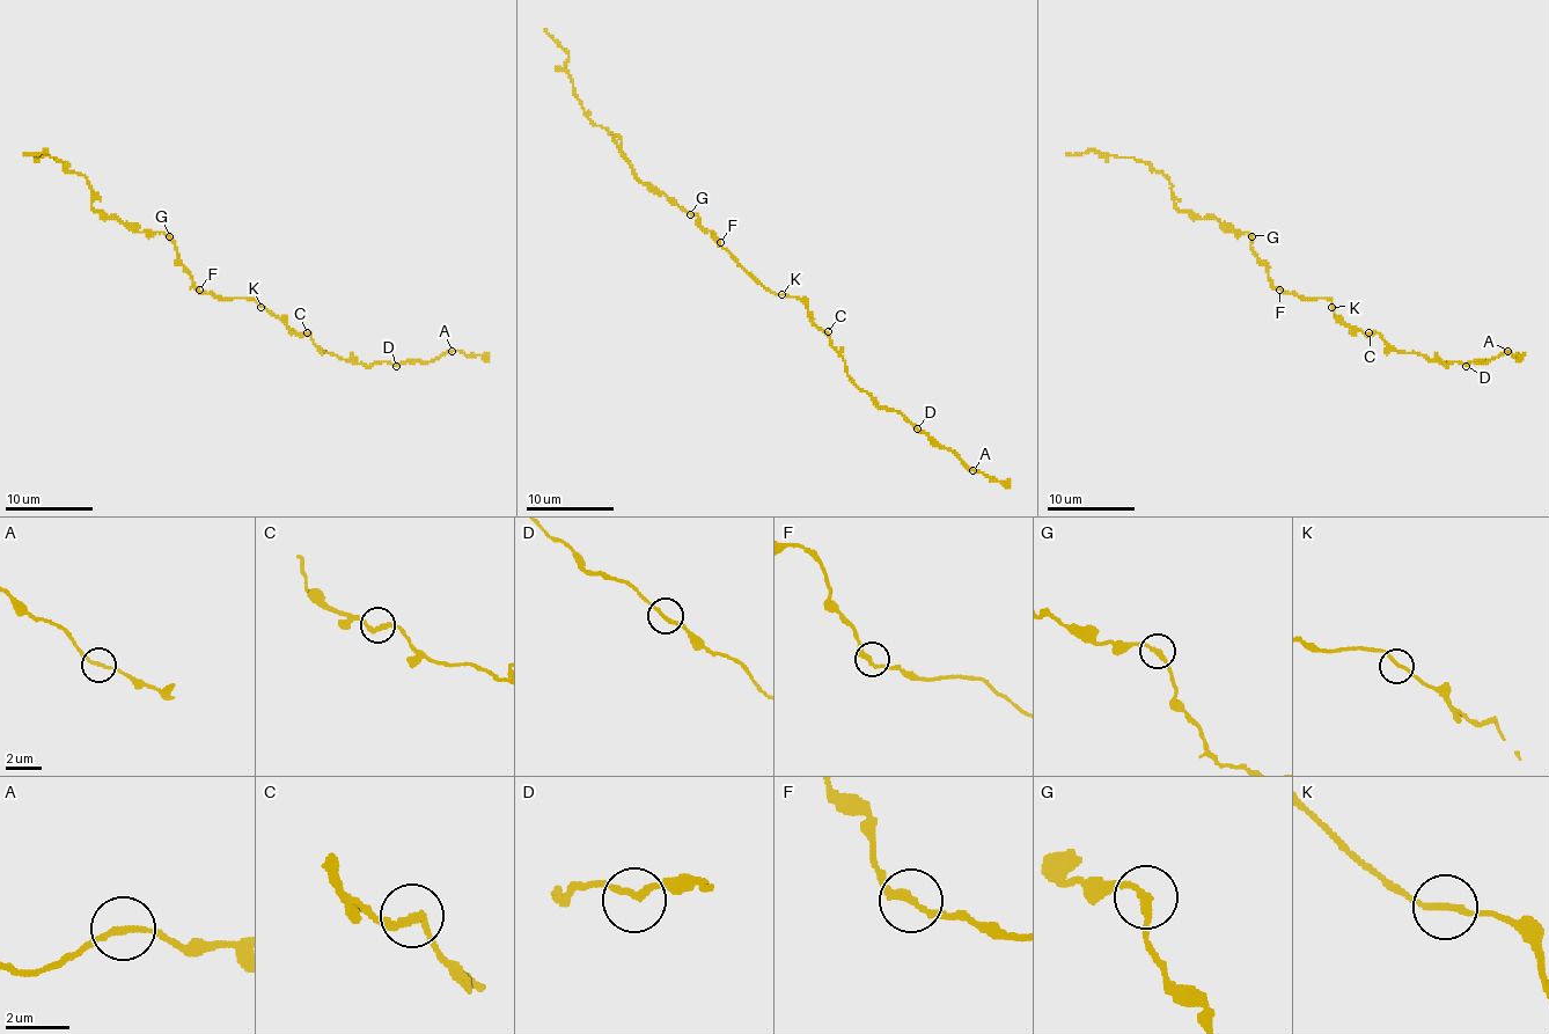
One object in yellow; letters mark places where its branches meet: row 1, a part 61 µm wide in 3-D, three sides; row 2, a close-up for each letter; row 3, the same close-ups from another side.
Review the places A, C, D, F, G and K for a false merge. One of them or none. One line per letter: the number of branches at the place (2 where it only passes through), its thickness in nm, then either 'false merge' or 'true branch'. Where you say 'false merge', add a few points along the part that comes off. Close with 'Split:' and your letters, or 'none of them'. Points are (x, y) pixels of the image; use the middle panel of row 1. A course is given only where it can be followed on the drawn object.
A: 2 | 170 nm | true branch
C: 2 | 190 nm | true branch
D: 2 | 190 nm | true branch
F: 2 | 200 nm | true branch
G: 2 | 190 nm | true branch
K: 2 | 180 nm | true branch
Split: none of them

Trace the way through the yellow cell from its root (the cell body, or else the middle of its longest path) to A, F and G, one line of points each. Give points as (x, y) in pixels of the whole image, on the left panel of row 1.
A: (219, 298), (249, 298), (298, 332), (309, 332), (324, 352), (368, 366), (383, 361), (434, 361), (452, 351)
F: (219, 298), (199, 290)
G: (219, 298), (204, 293), (195, 285), (168, 236)

